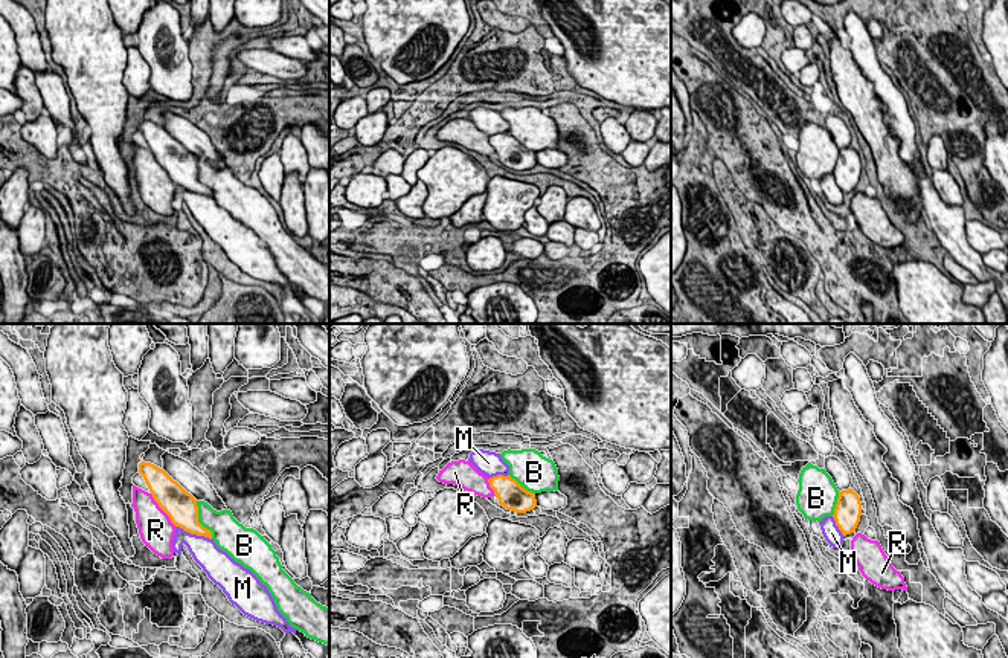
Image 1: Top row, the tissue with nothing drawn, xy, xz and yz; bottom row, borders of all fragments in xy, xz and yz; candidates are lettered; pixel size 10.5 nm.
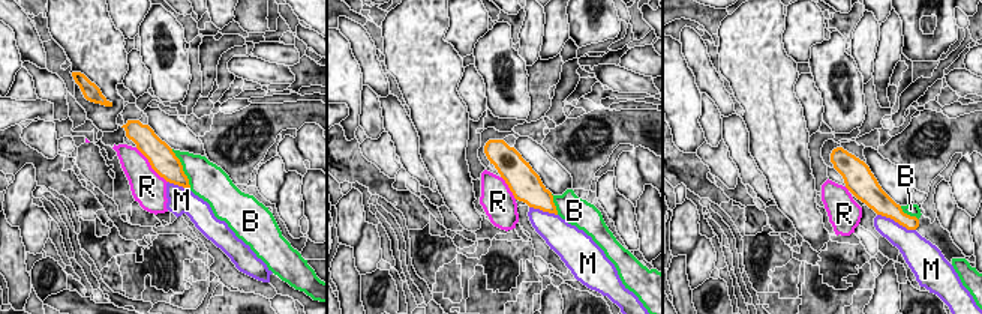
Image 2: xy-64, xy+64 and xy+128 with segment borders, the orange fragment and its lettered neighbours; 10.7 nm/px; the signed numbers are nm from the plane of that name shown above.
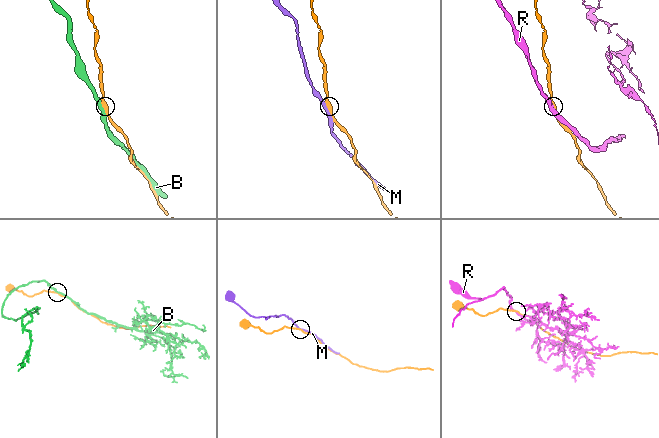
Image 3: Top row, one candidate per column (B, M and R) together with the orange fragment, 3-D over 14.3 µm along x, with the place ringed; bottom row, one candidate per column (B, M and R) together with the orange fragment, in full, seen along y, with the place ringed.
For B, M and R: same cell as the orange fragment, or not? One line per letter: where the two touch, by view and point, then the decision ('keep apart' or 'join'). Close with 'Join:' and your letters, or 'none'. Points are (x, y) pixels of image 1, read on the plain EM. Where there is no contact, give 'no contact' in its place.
B: meets orange in xy at (197, 179); keep apart
M: meets orange in xy at (194, 191); keep apart
R: meets orange in xy at (162, 167); keep apart
Join: none

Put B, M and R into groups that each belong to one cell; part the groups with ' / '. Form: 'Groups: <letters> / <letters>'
Groups: B M / R

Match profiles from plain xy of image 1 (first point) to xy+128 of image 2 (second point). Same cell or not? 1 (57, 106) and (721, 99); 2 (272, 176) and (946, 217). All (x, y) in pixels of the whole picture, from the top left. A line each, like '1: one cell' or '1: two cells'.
1: two cells
2: one cell

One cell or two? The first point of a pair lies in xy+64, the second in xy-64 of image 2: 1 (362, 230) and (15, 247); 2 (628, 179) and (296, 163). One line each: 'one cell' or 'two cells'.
1: two cells
2: one cell

